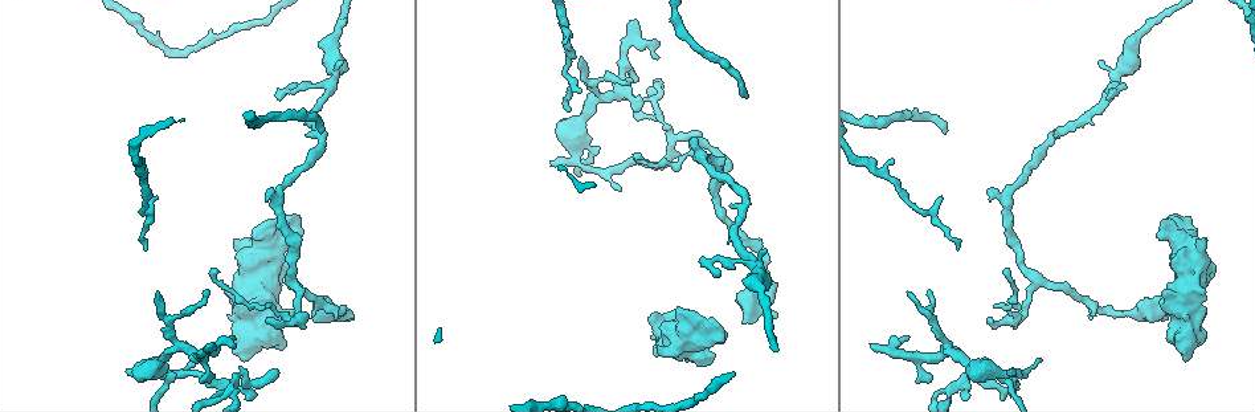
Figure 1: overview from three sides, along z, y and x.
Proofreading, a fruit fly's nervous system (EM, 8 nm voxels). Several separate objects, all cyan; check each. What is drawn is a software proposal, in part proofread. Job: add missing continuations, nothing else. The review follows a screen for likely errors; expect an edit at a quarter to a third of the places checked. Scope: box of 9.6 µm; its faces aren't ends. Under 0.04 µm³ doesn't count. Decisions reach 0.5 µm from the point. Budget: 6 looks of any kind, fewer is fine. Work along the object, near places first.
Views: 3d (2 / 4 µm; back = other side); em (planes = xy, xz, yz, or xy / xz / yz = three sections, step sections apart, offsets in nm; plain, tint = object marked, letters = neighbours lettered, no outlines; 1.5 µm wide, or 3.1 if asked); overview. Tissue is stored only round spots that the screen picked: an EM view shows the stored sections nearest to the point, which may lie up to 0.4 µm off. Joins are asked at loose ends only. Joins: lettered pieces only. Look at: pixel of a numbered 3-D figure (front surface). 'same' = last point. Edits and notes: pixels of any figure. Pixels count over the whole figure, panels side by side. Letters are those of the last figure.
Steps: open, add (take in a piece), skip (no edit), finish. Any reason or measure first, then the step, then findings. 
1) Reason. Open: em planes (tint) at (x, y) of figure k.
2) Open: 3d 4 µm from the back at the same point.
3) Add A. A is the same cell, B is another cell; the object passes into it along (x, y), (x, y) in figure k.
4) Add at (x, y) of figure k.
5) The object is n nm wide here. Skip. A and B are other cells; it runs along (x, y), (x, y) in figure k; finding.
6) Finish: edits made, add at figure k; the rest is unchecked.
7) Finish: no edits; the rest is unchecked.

Free end. Open: em planes (letters) at (713, 321) of figure 1.

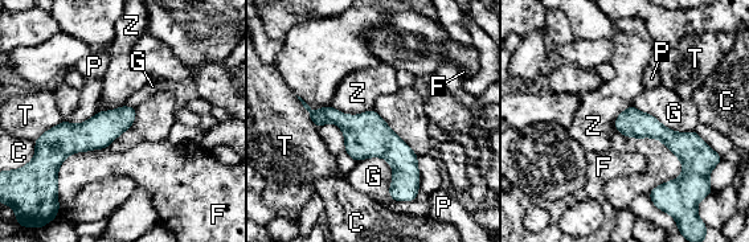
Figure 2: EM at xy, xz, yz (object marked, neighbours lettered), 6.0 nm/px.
Skip. C, F, G, P, T and Z are other cells; none of them fits.

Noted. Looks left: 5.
Tapers out. Open: em planes (letters) at (988, 319) of figure 1.

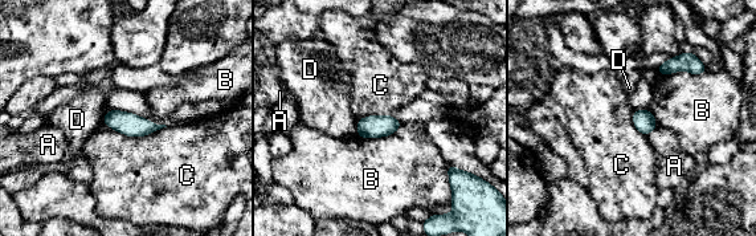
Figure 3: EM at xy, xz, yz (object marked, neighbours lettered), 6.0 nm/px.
Skip. A, B, C and D are other cells; a border runs along (102, 121), (127, 135), (167, 126) in figure 3; no lettered piece goes on from it.

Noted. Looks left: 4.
Open: 3d 4 µm from the back at (550, 160) of figure 1.

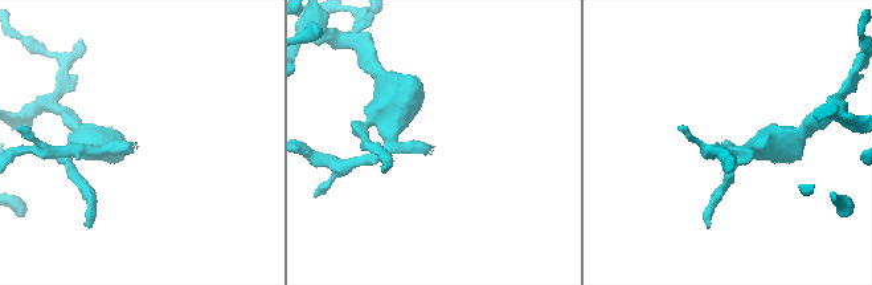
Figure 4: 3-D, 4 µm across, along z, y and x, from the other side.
Open: em planes (letters) at (428, 146) of figure 4.

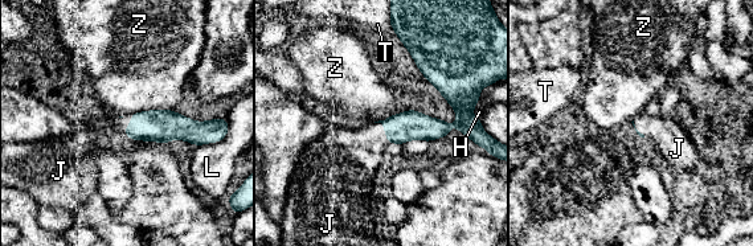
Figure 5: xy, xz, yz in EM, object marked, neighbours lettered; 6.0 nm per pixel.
Add J. J is the same cell, H, L, T and Z are other cells; the object passes into it along (412, 124), (384, 130), (351, 154) in figure 5; the cell continues.

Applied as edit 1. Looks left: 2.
Finish: edits made, add at figure 5; the rest is unchecked.

